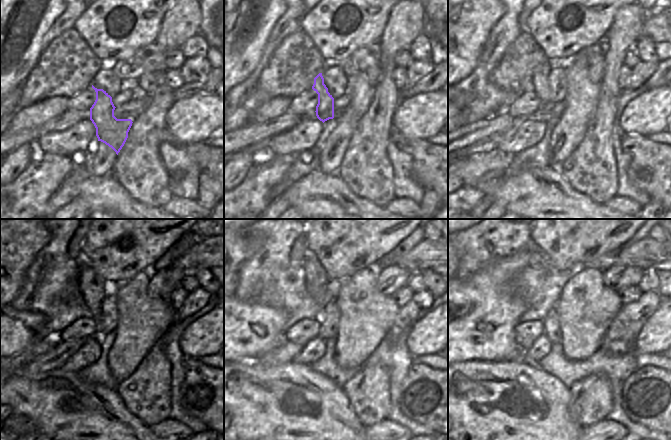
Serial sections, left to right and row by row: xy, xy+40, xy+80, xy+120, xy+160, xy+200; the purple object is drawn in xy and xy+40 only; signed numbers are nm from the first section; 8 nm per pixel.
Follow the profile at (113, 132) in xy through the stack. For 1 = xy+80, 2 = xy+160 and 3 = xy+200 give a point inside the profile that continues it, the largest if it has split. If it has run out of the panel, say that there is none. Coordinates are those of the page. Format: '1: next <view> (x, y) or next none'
1: next xy+80 (541, 72)
2: next xy+160 (317, 280)
3: next xy+200 (535, 260)

